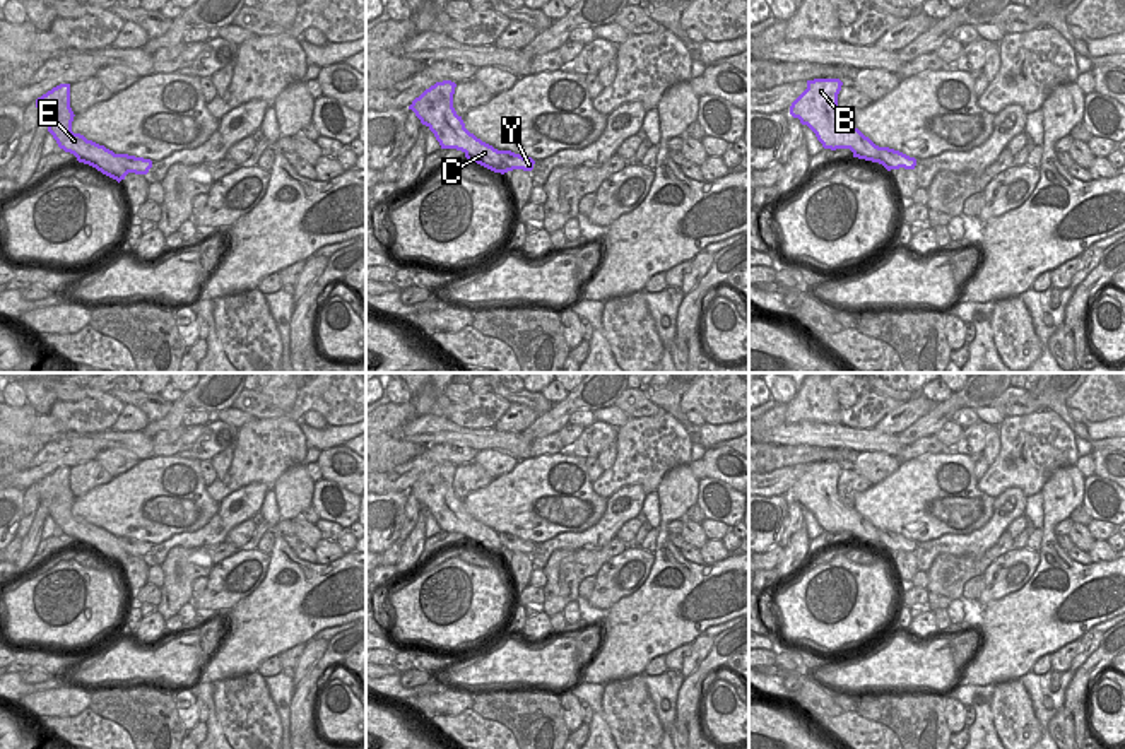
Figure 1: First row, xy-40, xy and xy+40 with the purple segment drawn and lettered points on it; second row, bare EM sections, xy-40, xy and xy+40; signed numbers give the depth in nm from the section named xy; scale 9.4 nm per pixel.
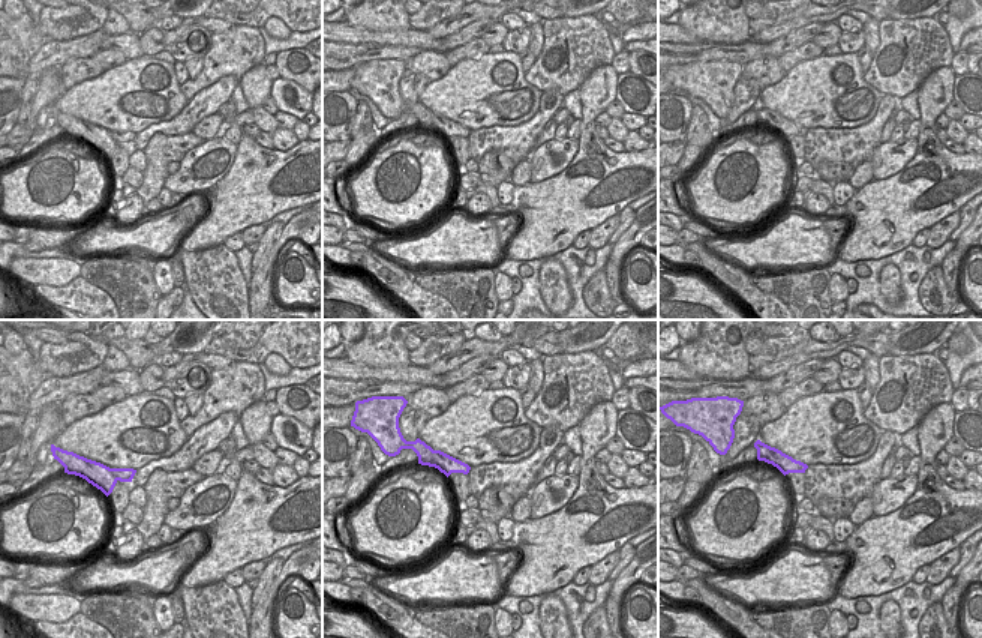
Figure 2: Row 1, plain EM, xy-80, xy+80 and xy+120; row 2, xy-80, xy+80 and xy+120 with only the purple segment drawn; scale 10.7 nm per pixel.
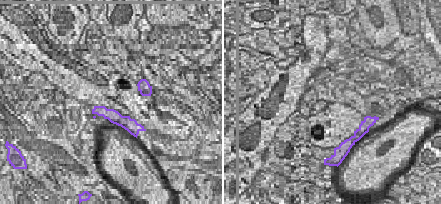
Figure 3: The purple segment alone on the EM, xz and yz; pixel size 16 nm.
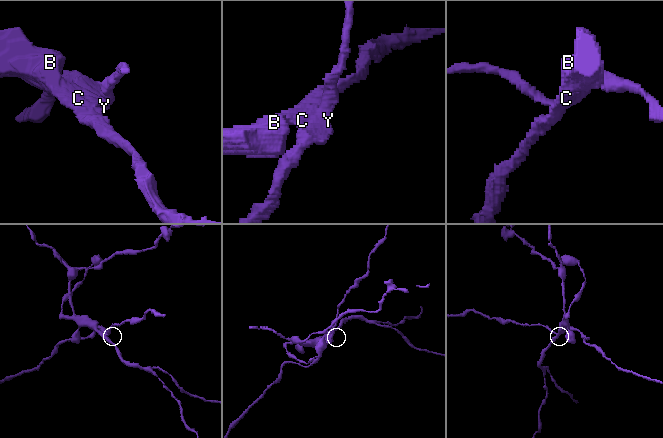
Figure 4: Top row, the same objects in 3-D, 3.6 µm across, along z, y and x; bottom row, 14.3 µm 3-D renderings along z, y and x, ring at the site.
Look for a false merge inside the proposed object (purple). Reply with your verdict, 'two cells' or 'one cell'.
two cells

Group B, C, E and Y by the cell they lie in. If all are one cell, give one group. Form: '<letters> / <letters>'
B C E / Y

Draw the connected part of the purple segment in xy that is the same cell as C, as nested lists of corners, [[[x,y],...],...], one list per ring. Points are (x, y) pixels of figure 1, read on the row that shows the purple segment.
[[[451,80],[436,82],[415,97],[409,109],[434,133],[441,149],[462,150],[468,161],[499,173],[503,169],[499,150],[470,133],[456,115],[455,87]]]

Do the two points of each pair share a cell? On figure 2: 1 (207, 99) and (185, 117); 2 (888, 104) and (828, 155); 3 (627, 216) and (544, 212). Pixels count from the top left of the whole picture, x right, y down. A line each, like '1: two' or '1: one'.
1: one
2: one
3: two

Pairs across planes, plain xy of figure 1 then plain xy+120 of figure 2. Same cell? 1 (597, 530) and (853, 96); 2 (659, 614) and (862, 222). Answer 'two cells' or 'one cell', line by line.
1: two cells
2: one cell

